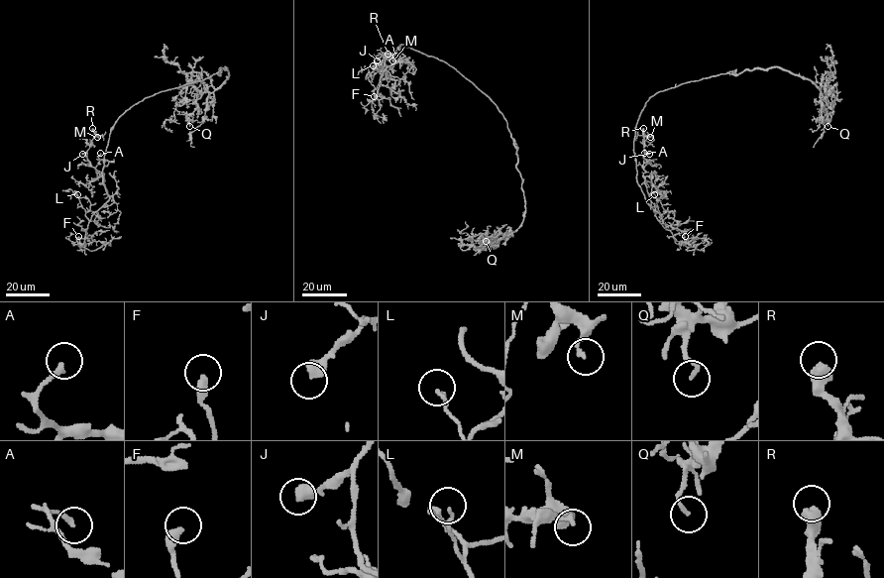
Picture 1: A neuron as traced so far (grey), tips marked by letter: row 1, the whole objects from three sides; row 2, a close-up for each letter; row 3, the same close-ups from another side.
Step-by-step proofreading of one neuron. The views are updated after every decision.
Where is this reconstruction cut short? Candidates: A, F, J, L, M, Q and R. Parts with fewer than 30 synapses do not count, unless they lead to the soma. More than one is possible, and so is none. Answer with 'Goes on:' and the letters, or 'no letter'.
Goes on: A, F

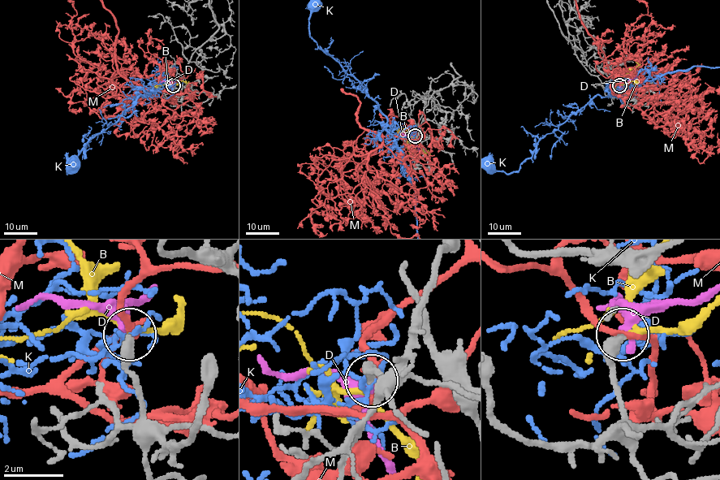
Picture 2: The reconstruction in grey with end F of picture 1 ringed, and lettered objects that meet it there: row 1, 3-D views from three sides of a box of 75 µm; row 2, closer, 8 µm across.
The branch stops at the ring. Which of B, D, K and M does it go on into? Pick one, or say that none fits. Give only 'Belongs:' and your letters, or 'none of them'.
Belongs: B

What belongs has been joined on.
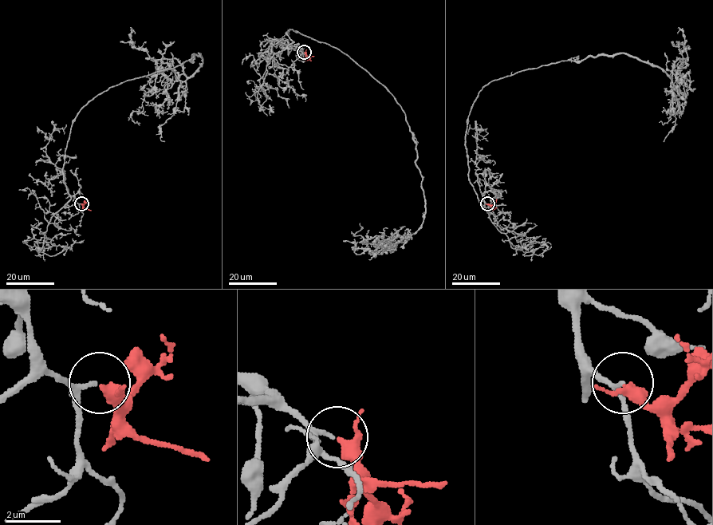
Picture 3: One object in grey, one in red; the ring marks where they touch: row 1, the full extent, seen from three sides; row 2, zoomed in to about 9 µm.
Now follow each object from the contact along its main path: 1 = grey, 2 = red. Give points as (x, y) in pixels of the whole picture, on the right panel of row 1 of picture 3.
1: (487, 203), (468, 177), (465, 138), (490, 81), (624, 53), (679, 74), (675, 110), (659, 122)
2: (487, 203), (492, 205), (497, 199)

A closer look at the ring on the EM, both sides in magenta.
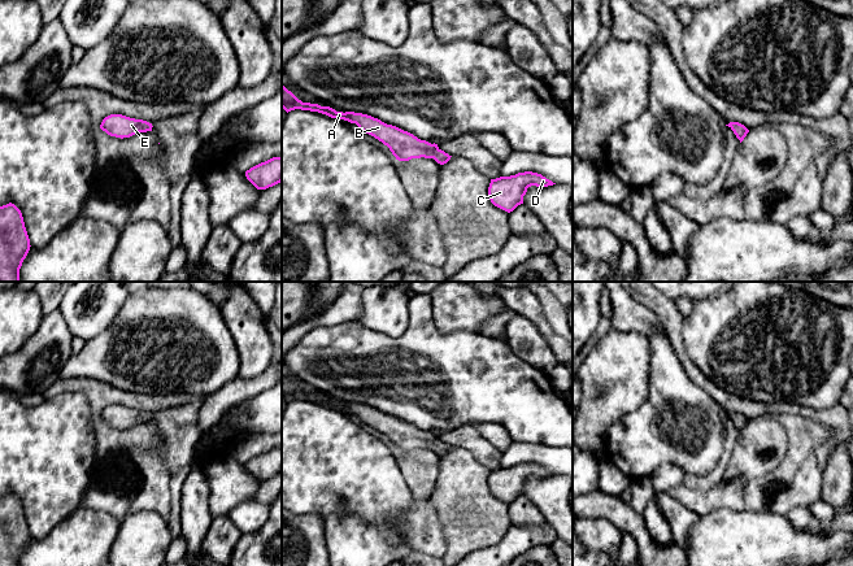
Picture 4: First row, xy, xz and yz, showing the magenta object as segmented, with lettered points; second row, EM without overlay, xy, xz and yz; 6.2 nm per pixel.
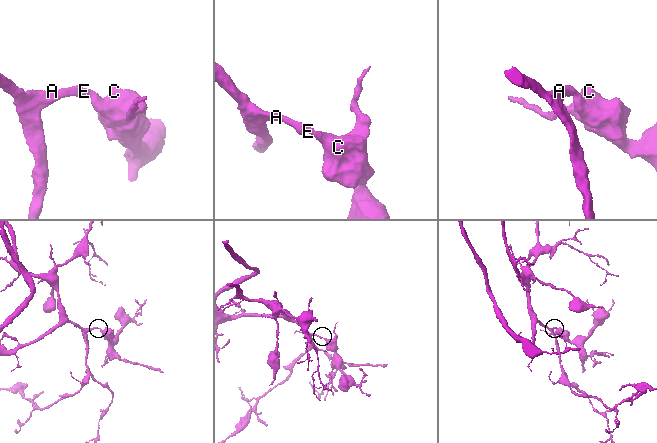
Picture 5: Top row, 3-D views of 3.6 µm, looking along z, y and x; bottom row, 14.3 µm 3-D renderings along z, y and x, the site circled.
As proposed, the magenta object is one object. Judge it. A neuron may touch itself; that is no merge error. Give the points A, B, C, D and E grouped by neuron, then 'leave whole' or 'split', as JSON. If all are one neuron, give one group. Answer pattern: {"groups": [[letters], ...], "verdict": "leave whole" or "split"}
{"groups": [["A", "B", "C", "D", "E"]], "verdict": "leave whole"}

